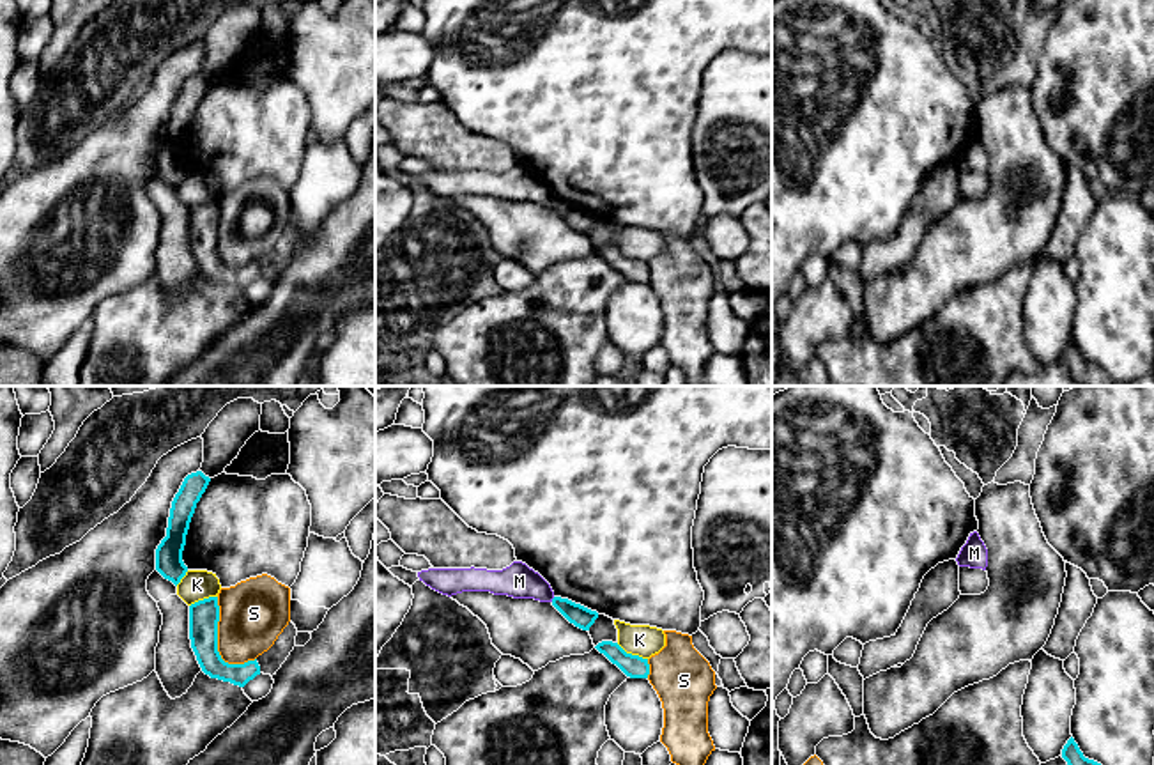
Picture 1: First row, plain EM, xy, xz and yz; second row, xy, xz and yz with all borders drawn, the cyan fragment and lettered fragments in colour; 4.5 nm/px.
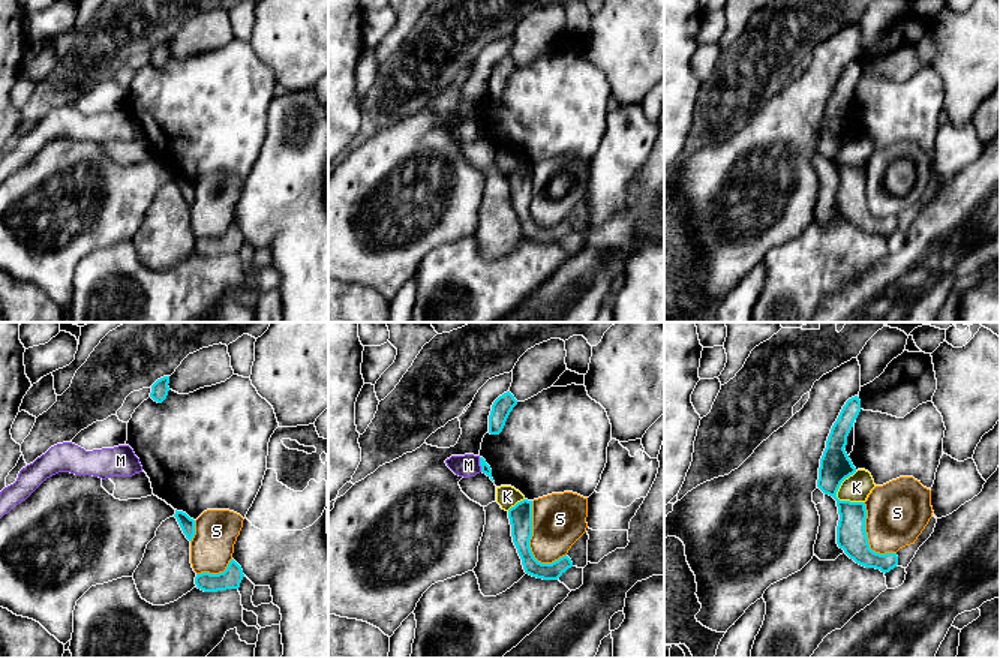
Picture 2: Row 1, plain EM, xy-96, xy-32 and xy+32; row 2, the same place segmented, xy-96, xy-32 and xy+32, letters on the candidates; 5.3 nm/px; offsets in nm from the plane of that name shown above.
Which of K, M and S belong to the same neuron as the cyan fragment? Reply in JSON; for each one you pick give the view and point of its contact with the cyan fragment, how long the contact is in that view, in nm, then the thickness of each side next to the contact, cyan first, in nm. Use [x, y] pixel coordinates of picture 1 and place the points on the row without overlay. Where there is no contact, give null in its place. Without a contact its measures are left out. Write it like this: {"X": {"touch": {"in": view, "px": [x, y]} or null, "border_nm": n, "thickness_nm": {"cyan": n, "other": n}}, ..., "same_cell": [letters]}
{"same_cell": []}

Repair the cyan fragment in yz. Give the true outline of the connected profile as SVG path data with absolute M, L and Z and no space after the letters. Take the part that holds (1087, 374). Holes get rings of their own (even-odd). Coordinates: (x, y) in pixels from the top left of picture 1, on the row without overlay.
M1073 340L1064 349L1062 361L1080 386L1113 386L1112 379L1101 367L1083 359Z

